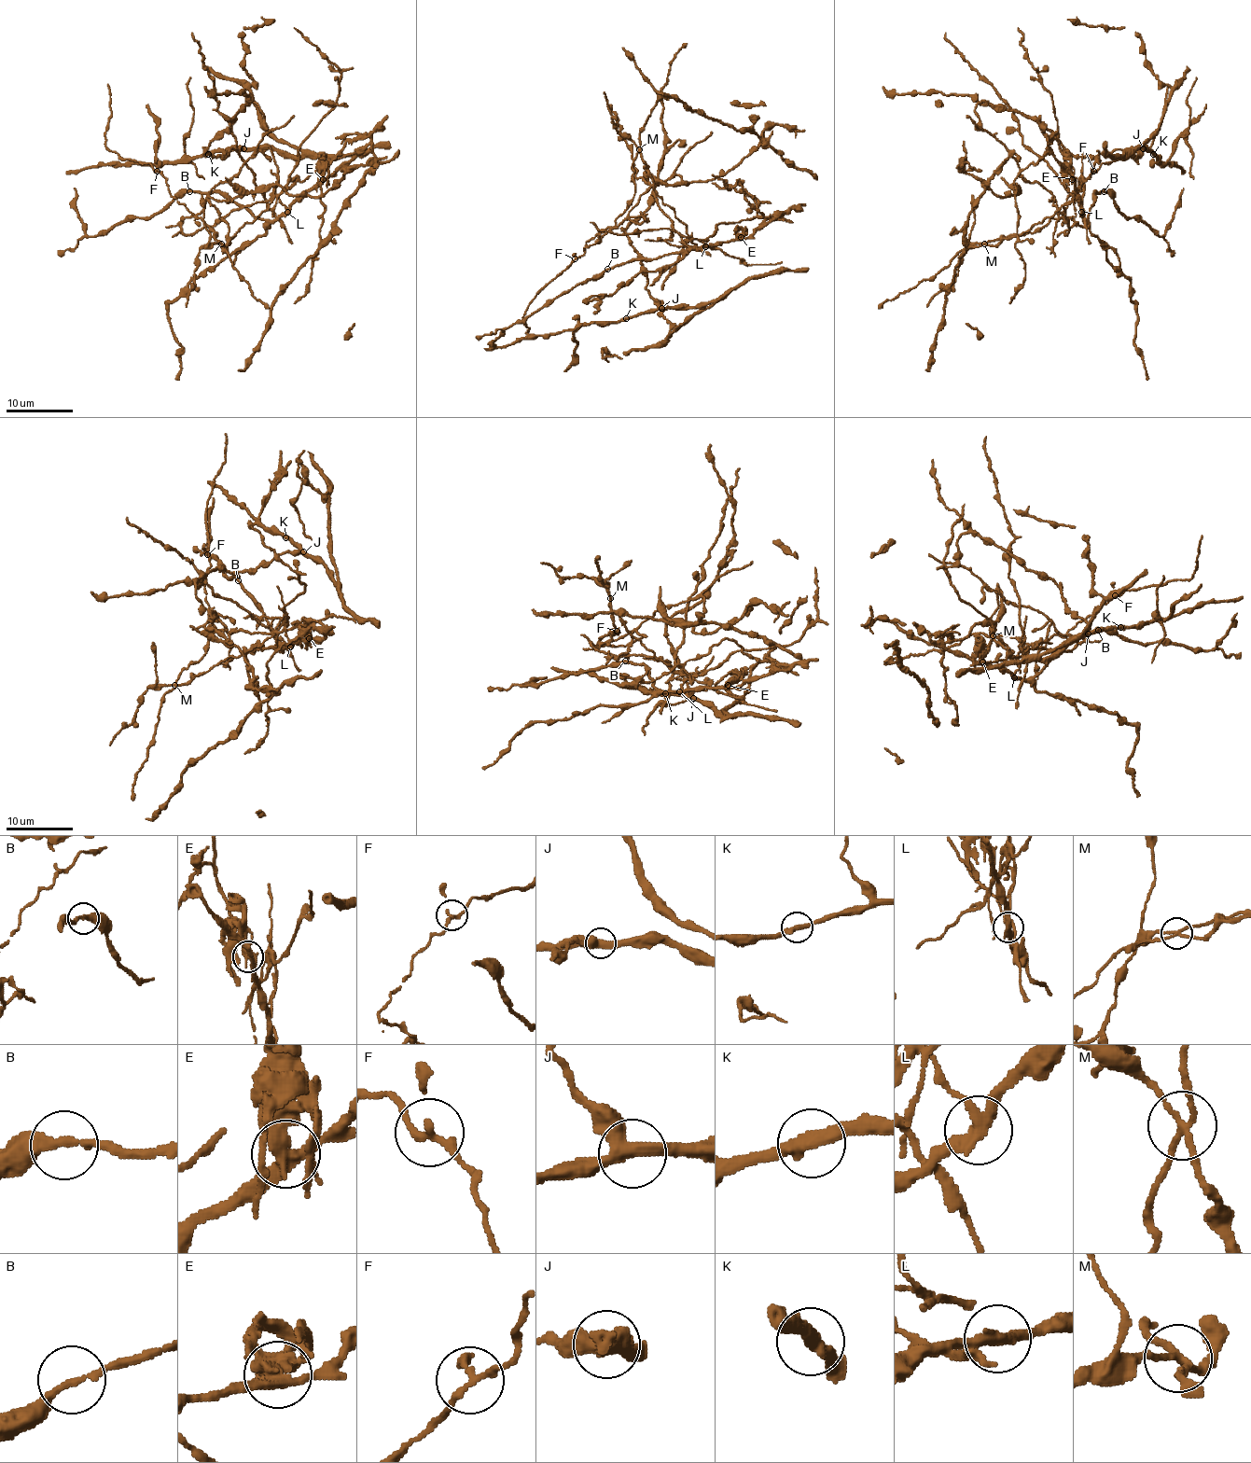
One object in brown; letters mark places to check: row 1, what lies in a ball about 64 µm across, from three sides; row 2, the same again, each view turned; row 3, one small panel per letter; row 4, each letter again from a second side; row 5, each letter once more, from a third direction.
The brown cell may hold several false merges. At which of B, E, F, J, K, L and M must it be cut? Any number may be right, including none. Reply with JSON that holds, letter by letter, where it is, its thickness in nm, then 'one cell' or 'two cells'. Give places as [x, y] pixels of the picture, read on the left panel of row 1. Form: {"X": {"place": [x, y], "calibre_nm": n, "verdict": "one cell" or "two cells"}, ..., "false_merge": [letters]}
{"B": {"place": [189, 191], "calibre_nm": 220, "verdict": "one cell"}, "E": {"place": [323, 179], "calibre_nm": 340, "verdict": "two cells"}, "F": {"place": [157, 171], "calibre_nm": 180, "verdict": "one cell"}, "J": {"place": [243, 148], "calibre_nm": 400, "verdict": "one cell"}, "K": {"place": [208, 154], "calibre_nm": 360, "verdict": "one cell"}, "L": {"place": [287, 212], "calibre_nm": 300, "verdict": "two cells"}, "M": {"place": [221, 243], "calibre_nm": 180, "verdict": "two cells"}, "false_merge": ["E", "L", "M"]}

